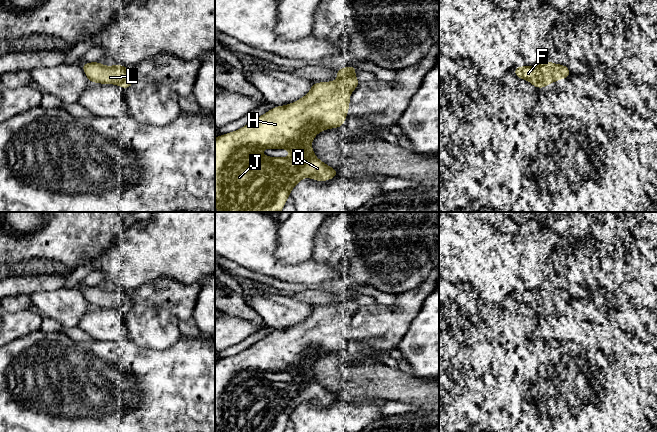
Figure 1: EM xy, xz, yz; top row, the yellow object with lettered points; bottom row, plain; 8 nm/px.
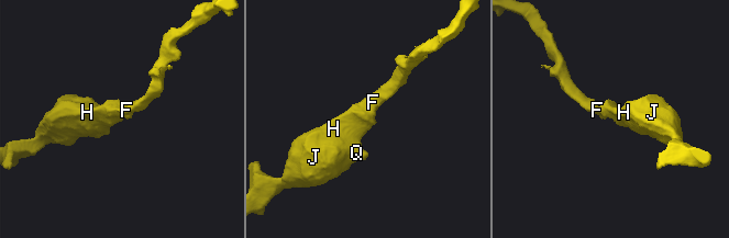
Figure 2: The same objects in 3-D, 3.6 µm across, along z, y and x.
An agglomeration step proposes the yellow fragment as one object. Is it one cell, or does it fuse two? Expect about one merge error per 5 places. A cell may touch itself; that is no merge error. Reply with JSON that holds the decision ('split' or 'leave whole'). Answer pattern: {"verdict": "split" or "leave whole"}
{"verdict": "leave whole"}

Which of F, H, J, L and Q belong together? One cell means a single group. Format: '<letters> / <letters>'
F H J L Q

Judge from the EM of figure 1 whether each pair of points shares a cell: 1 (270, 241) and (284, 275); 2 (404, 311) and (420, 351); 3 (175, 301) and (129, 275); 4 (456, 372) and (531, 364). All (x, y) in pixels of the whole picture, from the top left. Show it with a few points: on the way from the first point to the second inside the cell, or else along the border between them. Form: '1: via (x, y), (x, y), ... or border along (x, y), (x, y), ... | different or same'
1: via (270, 250), (270, 262), (275, 267) | same
2: border along (423, 305), (411, 322), (399, 346) | different
3: border along (168, 278), (157, 278), (129, 292) | different
4: via (475, 382), (512, 382) | same

